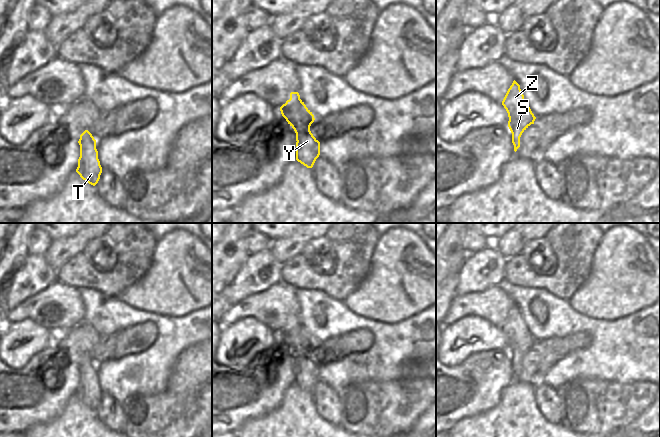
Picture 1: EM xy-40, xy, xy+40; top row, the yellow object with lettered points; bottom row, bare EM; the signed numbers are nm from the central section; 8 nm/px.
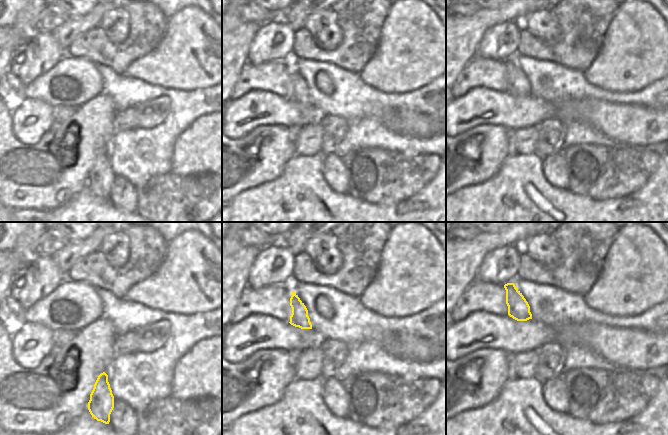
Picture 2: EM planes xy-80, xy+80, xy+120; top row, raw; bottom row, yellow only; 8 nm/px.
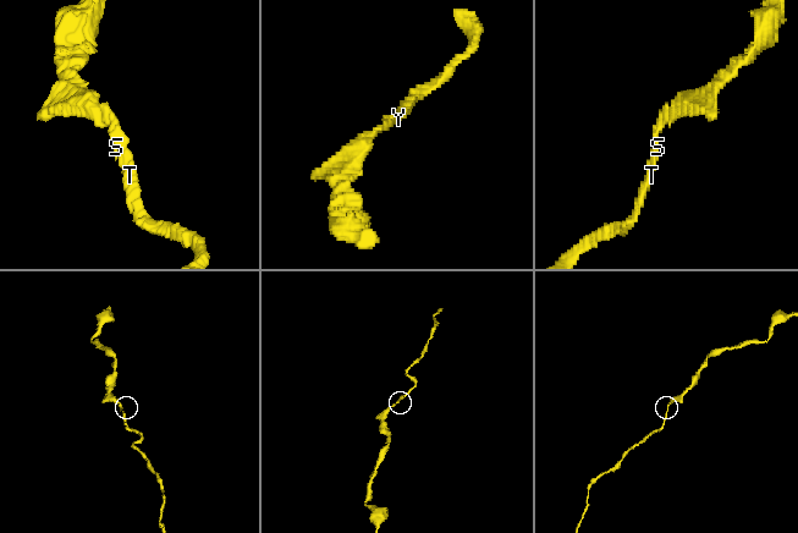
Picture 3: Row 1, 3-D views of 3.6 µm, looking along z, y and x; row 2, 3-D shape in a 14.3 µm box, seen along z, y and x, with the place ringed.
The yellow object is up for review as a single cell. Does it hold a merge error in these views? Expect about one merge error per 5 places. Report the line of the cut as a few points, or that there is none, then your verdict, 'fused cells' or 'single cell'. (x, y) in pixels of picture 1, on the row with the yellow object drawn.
no cut | single cell

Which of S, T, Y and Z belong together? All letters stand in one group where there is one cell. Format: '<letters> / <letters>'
S T Y Z

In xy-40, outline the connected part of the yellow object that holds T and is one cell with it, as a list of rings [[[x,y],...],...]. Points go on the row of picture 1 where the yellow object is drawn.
[[[85,130],[80,135],[78,143],[80,145],[80,157],[76,172],[83,180],[95,186],[102,173],[96,149],[96,140],[88,130]]]

